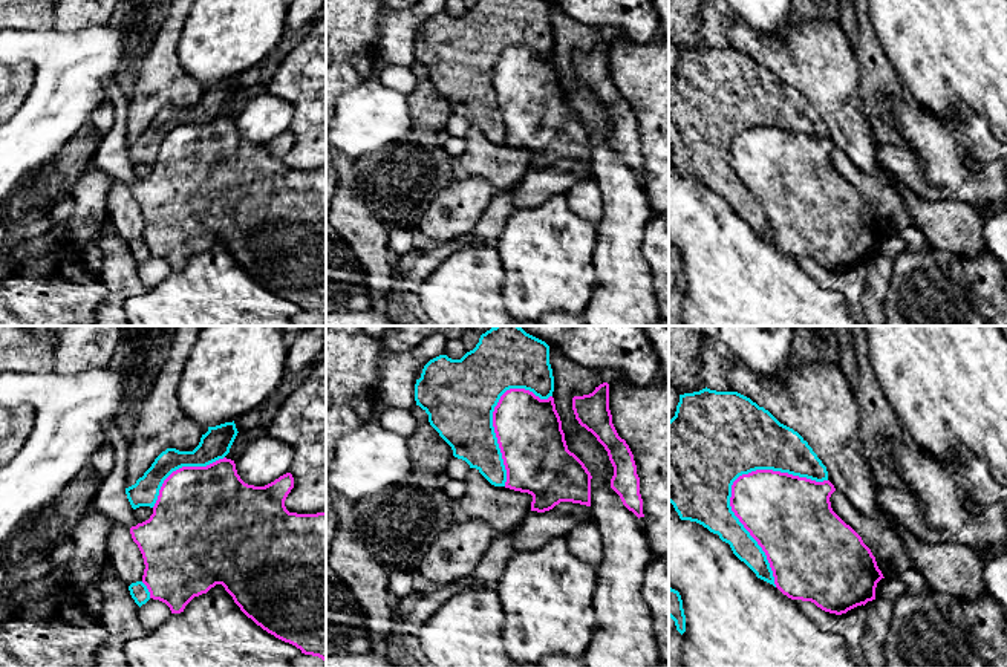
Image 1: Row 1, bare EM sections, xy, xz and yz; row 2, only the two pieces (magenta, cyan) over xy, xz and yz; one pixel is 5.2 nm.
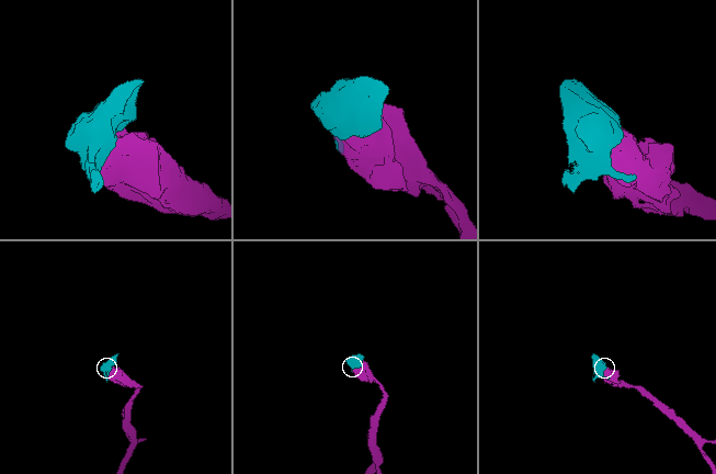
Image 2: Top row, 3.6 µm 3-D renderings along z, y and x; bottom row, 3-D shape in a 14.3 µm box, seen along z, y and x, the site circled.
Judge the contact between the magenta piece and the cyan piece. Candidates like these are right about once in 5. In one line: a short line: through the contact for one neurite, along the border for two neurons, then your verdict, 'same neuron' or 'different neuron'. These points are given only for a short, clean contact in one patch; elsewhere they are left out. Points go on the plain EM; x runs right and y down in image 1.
different neuron

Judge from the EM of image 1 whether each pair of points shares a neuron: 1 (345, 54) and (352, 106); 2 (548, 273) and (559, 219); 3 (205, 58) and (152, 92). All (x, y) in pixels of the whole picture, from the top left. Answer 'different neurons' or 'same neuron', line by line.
1: different neurons
2: same neuron
3: different neurons

